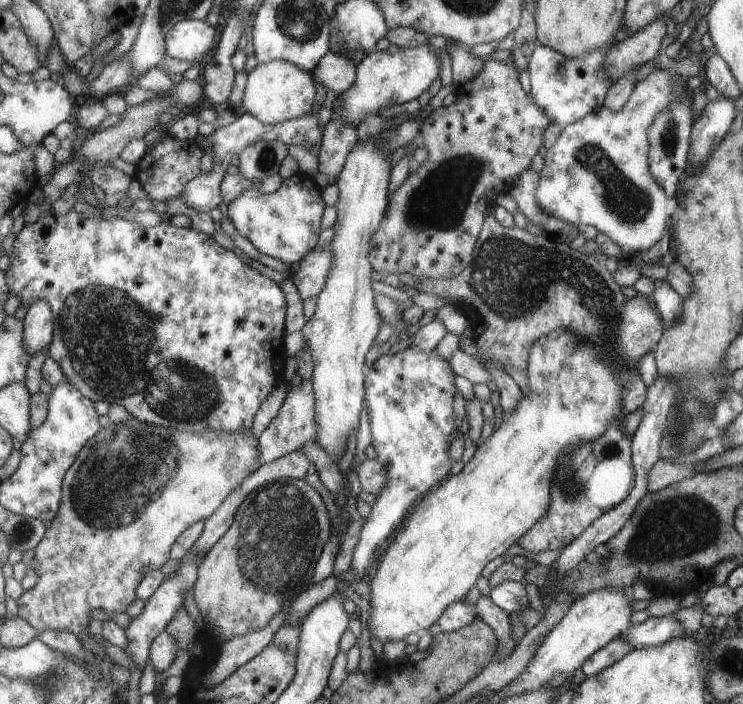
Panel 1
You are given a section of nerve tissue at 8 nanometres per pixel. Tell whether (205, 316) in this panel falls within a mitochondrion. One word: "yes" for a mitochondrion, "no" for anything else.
no

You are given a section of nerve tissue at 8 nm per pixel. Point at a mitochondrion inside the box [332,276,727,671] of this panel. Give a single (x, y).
(647, 526)

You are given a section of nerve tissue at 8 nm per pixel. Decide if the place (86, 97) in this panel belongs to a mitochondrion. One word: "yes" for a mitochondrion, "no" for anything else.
no

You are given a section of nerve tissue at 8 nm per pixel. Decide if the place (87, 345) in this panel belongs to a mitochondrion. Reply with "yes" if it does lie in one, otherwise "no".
yes

